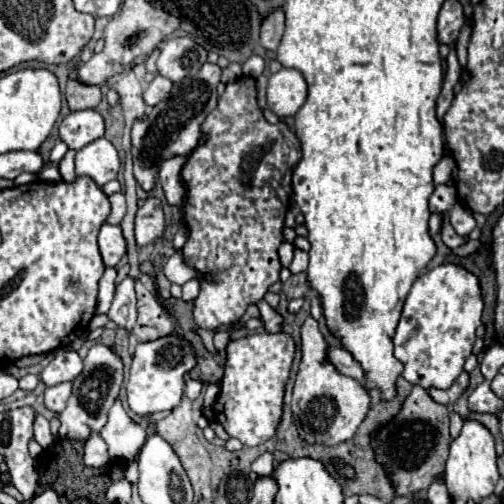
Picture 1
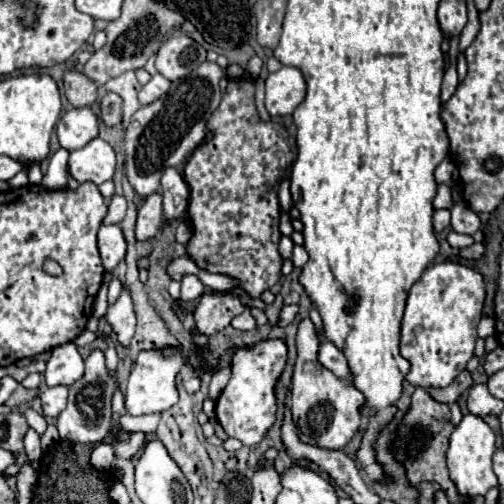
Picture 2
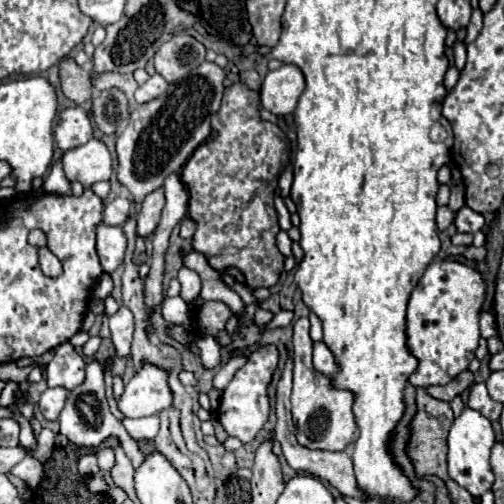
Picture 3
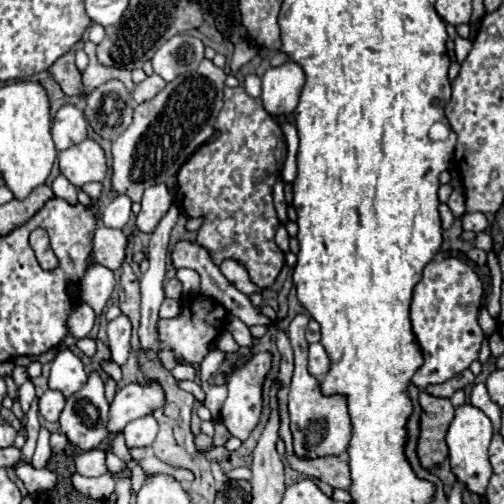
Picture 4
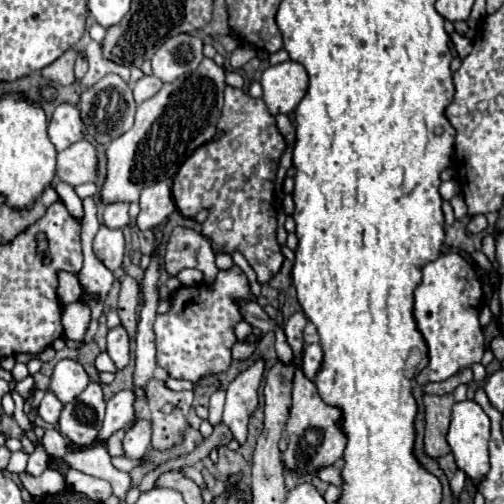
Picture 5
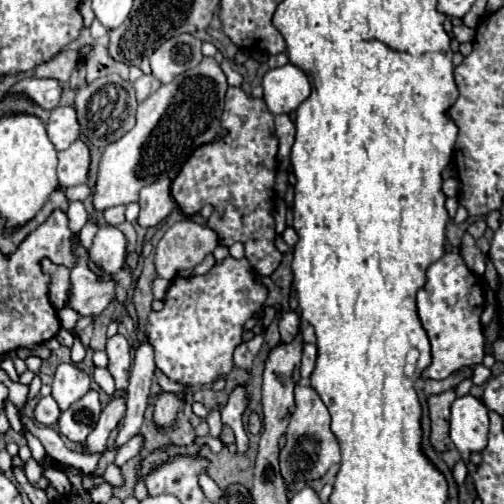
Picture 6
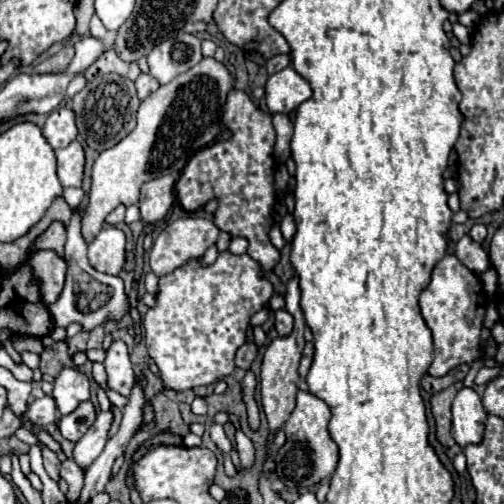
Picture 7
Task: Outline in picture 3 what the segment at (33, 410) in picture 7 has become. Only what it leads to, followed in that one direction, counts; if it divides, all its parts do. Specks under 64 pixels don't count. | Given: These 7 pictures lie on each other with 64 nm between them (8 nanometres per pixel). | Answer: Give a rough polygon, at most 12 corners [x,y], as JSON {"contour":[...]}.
{"contour":[[48,388],[40,398],[46,420],[58,420],[68,392]]}

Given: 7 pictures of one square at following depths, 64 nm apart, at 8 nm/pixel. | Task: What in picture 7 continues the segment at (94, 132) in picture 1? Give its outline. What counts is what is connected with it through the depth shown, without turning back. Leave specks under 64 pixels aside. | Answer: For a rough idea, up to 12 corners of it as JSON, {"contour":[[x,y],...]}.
{"contour":[[66,106],[50,112],[42,134],[56,148],[76,140],[74,112]]}

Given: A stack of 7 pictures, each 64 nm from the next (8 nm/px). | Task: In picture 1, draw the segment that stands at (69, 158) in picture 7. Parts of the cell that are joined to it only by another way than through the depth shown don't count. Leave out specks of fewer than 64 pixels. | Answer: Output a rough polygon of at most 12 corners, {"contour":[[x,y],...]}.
{"contour":[[106,138],[76,152],[76,176],[98,186],[120,170],[118,152]]}

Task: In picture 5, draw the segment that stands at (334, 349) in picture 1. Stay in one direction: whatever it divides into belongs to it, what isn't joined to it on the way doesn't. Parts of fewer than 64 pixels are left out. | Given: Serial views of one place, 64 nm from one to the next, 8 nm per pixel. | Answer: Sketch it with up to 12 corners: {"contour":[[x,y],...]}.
{"contour":[[308,344],[302,354],[302,372],[314,380],[322,362],[320,344]]}

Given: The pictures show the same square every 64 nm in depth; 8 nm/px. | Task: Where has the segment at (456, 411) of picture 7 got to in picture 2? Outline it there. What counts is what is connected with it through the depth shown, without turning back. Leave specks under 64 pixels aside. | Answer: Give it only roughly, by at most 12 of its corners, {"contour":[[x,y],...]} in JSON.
{"contour":[[476,414],[454,426],[448,472],[464,496],[496,486],[494,432]]}

